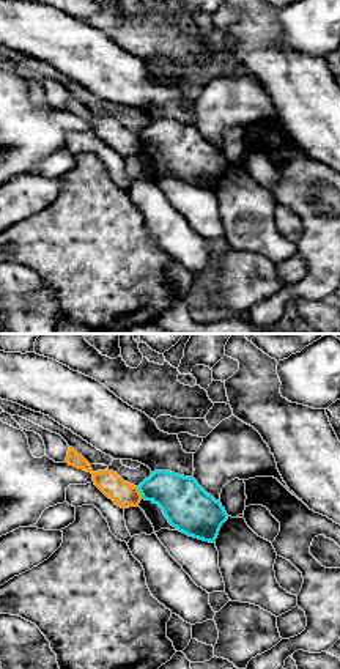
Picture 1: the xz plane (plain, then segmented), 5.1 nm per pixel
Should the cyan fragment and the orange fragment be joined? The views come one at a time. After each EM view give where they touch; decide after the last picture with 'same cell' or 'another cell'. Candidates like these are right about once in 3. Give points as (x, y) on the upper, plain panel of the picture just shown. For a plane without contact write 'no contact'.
contact (140, 140)

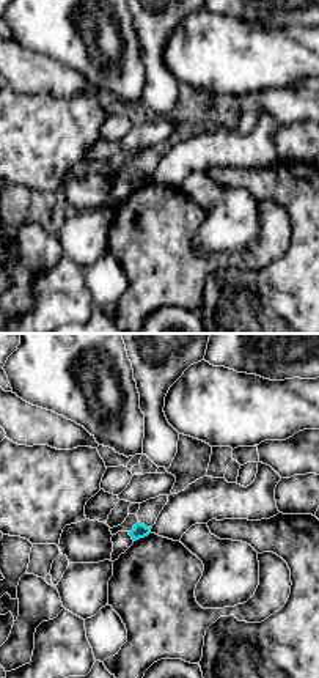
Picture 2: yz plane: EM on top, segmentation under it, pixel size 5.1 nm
no contact

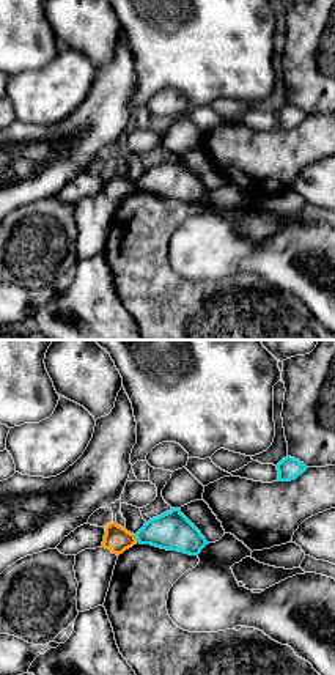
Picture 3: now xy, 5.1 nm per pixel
contact (136, 184)

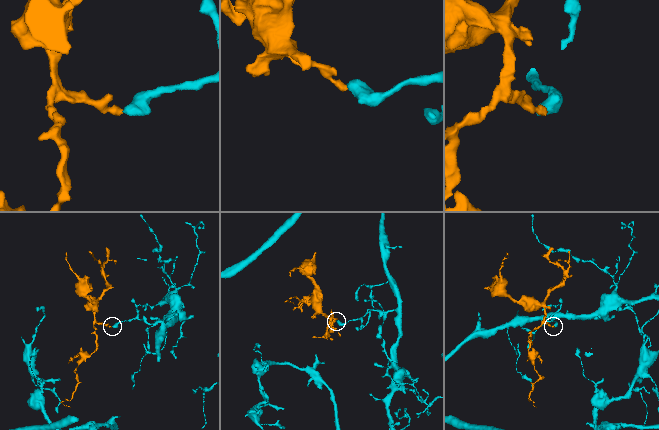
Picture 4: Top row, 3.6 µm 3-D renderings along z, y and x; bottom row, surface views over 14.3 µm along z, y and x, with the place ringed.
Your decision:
another cell

